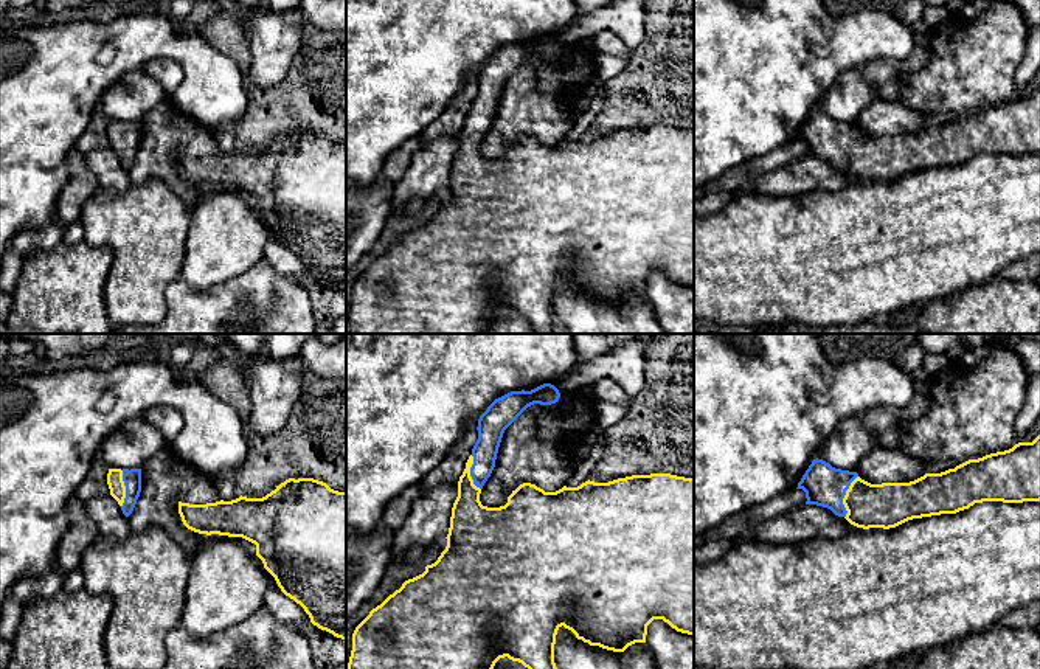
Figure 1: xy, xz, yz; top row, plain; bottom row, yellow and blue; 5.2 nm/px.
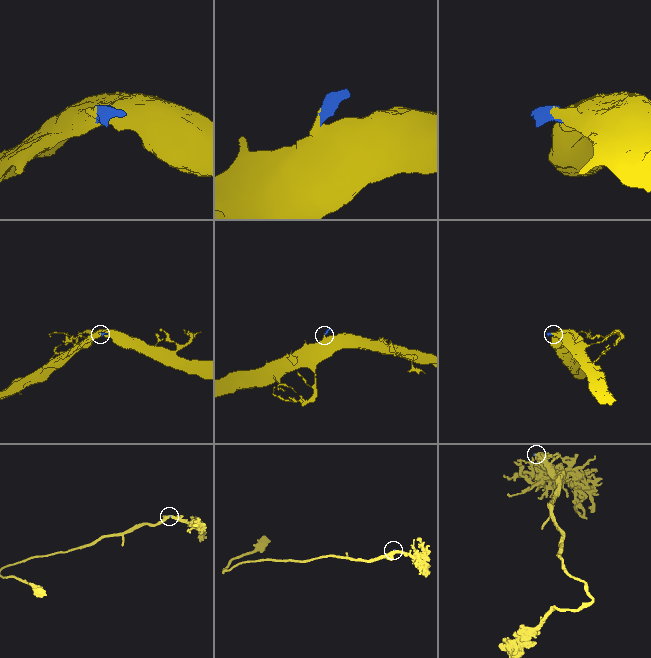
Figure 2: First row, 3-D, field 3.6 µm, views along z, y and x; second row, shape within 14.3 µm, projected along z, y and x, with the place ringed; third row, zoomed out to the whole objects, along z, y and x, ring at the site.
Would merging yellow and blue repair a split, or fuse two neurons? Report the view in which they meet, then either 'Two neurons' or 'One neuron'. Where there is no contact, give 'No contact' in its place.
Touches yellow in yz. One neuron

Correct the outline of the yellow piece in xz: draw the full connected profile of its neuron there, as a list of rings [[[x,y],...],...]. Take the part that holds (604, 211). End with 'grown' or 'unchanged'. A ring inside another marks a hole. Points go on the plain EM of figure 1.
[[[543,36],[531,43],[511,43],[495,51],[480,68],[477,79],[478,92],[458,133],[458,149],[452,160],[445,202],[435,216],[425,219],[422,227],[405,233],[399,242],[373,261],[355,279],[346,334],[486,334],[495,315],[504,309],[528,320],[537,334],[560,334],[554,315],[554,296],[557,283],[562,278],[571,283],[577,292],[613,304],[624,304],[635,295],[646,295],[647,278],[653,272],[663,272],[677,284],[694,287],[694,130],[671,126],[632,127],[608,135],[595,135],[588,132],[577,140],[563,138],[556,144],[545,144],[536,137],[523,135],[512,143],[504,158],[487,160],[481,157],[480,146],[495,120],[504,82],[528,59],[534,56],[551,57],[556,56],[559,50],[560,45],[554,37]]]; grown

